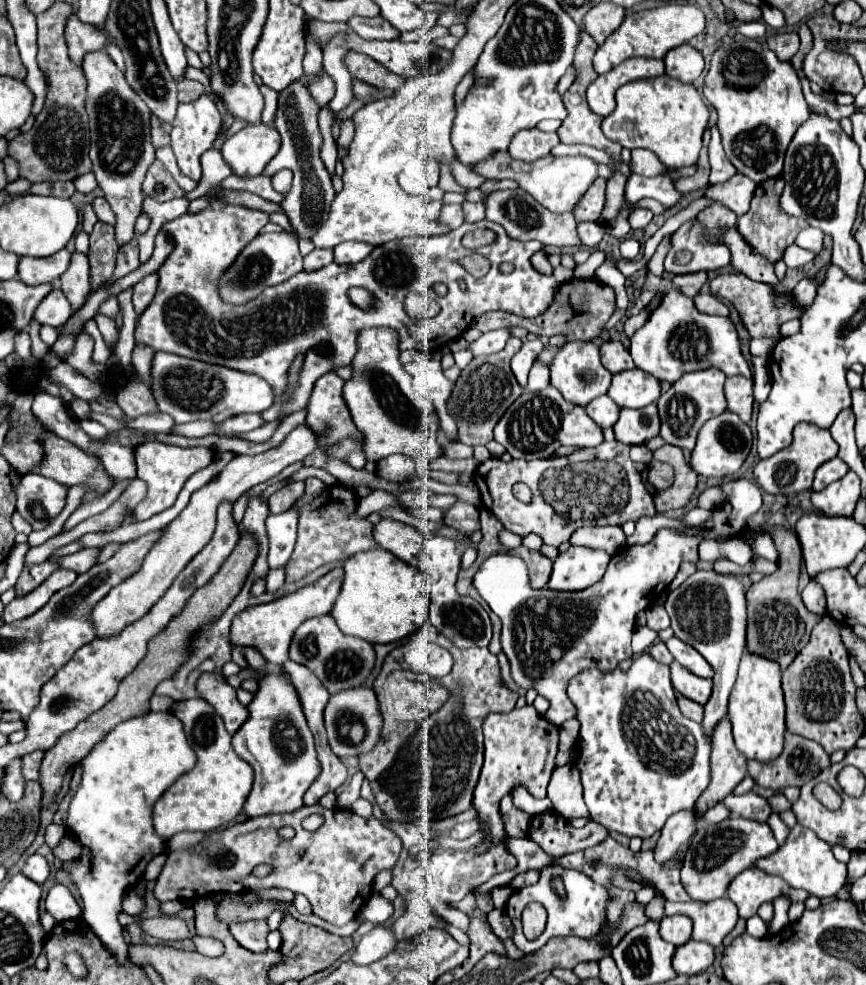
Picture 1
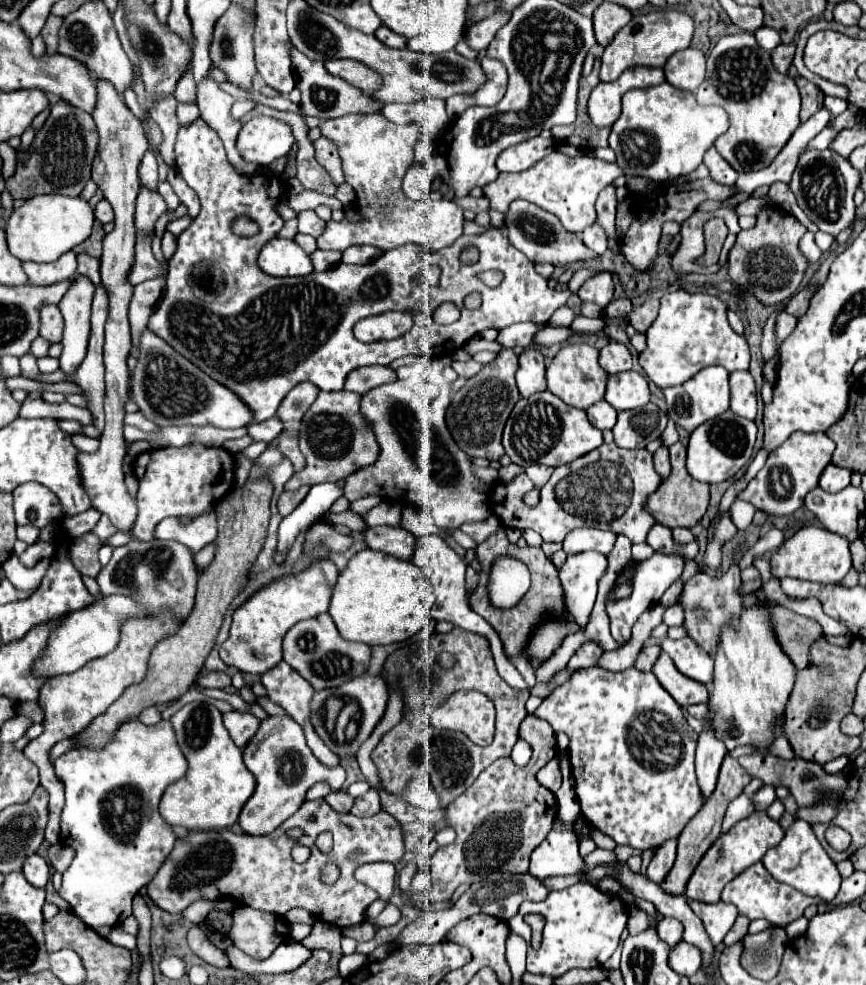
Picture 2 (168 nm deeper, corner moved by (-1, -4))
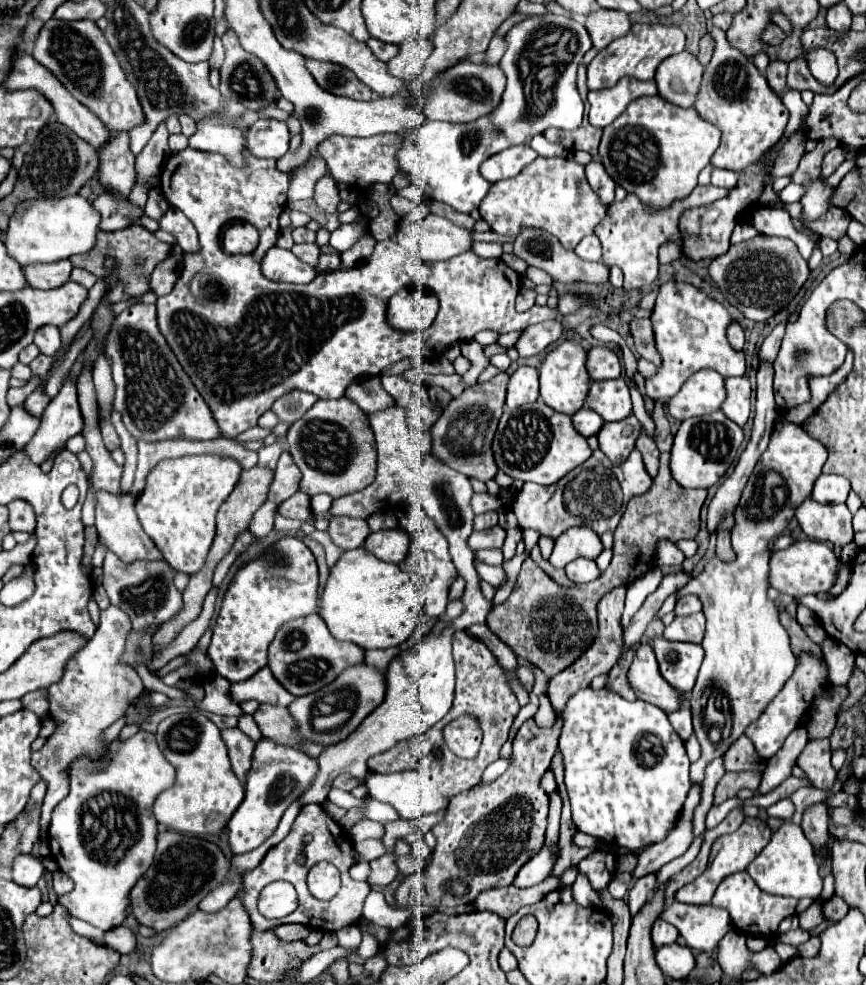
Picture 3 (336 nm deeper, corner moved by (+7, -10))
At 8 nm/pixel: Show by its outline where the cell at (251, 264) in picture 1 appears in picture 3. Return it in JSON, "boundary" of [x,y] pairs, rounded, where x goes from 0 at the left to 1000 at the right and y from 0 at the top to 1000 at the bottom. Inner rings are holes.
{"boundary":[[[314,251],[303,263],[303,277],[314,285],[358,287],[365,281],[363,271],[346,265],[337,255]]]}

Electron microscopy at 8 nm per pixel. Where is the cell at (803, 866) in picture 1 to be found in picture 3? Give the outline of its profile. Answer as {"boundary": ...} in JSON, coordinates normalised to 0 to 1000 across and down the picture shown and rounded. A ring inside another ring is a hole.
{"boundary":[[[905,834],[903,840],[891,848],[889,856],[880,862],[880,866],[866,876],[866,882],[861,882],[864,888],[871,892],[871,896],[889,909],[905,909],[905,911],[935,911],[942,913],[949,905],[949,888],[947,878],[942,874],[940,862],[931,848],[926,846],[924,838]]]}

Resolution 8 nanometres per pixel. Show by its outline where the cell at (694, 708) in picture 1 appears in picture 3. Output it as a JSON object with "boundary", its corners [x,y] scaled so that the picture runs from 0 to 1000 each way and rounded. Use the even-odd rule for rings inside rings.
{"boundary":[[[785,718],[778,724],[771,724],[771,730],[778,738],[778,742],[785,746],[788,752],[794,752],[799,746],[799,726],[797,726],[797,718]]]}

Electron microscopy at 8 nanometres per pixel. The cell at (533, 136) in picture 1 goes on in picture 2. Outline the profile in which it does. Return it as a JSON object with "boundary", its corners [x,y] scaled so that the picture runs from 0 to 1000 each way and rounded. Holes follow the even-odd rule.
{"boundary":[[[621,137],[617,141],[603,143],[596,149],[587,149],[584,153],[580,153],[573,163],[573,170],[577,174],[596,174],[598,176],[598,174],[614,170],[617,165],[621,165],[624,161],[628,161],[637,153],[642,153],[640,143]]]}

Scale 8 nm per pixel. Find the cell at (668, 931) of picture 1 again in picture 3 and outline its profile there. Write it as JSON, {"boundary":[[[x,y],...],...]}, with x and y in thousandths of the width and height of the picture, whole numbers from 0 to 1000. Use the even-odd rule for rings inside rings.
{"boundary":[[[758,933],[755,939],[753,939],[753,955],[755,955],[758,961],[778,957],[778,955],[783,955],[783,945],[774,937],[769,937],[764,933]]]}

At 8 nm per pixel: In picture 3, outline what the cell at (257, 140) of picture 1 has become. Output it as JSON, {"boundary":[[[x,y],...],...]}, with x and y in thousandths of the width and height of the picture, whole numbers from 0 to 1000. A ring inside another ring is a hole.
{"boundary":[[[298,121],[286,131],[284,147],[300,161],[323,161],[335,147],[333,127],[319,121]]]}

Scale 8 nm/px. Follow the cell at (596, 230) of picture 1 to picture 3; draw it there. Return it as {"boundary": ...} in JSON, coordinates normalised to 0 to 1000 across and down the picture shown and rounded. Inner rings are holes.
{"boundary":[[[679,239],[674,241],[667,249],[665,249],[665,259],[674,265],[693,265],[695,263],[695,253],[693,253],[693,243],[688,239]]]}

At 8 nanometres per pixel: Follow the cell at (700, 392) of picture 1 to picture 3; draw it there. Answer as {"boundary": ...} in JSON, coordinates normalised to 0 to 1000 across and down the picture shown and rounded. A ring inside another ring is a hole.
{"boundary":[[[806,377],[799,381],[785,399],[781,399],[774,409],[774,421],[783,427],[804,423],[804,421],[815,421],[824,419],[831,415],[831,411],[838,405],[838,395],[836,395],[836,383],[829,381],[827,377]]]}

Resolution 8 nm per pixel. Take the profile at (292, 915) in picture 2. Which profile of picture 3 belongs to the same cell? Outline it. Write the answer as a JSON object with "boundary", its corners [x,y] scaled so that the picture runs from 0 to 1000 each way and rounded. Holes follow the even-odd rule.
{"boundary":[[[323,939],[316,943],[321,953],[328,955],[351,955],[358,947],[358,943],[353,939]]]}

